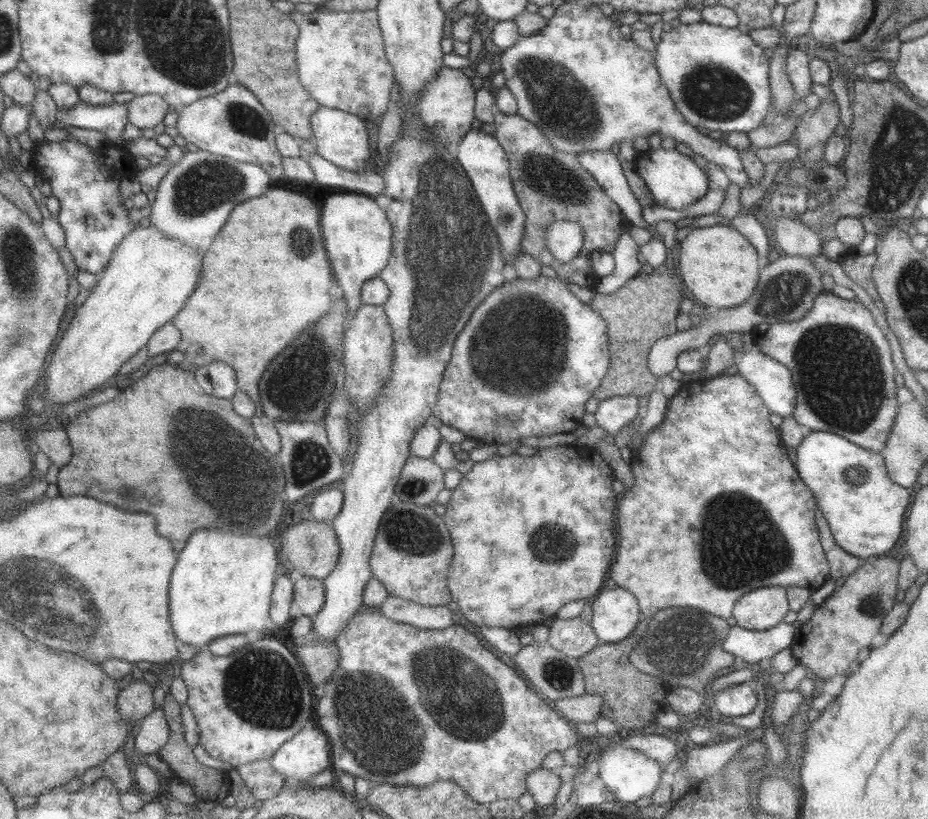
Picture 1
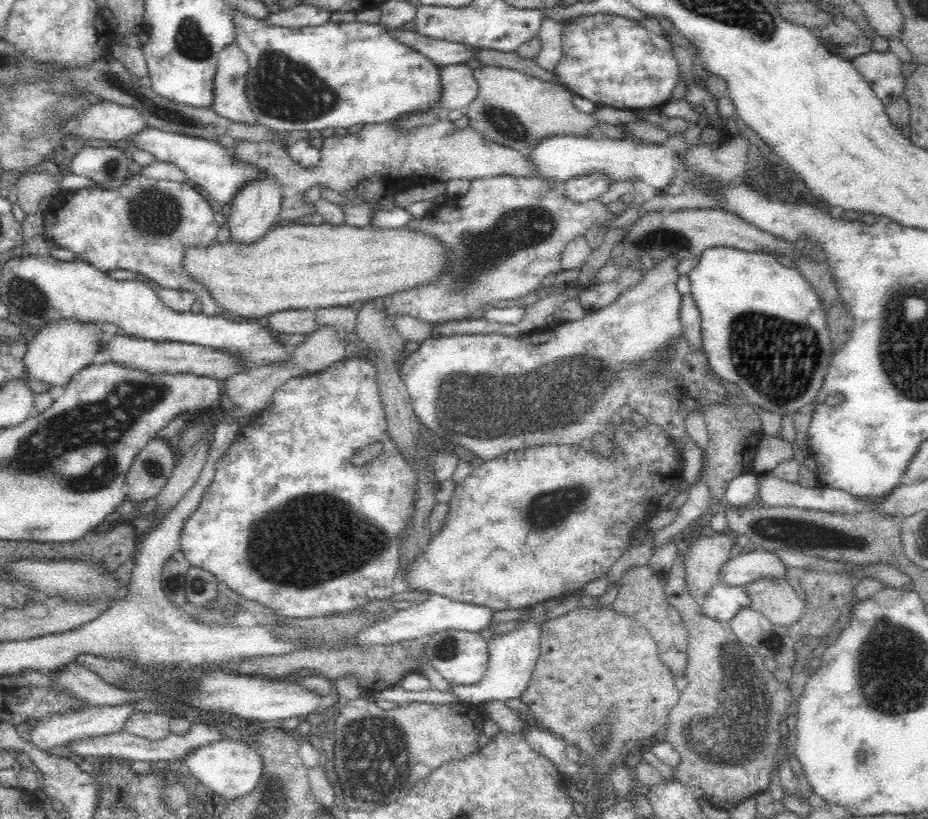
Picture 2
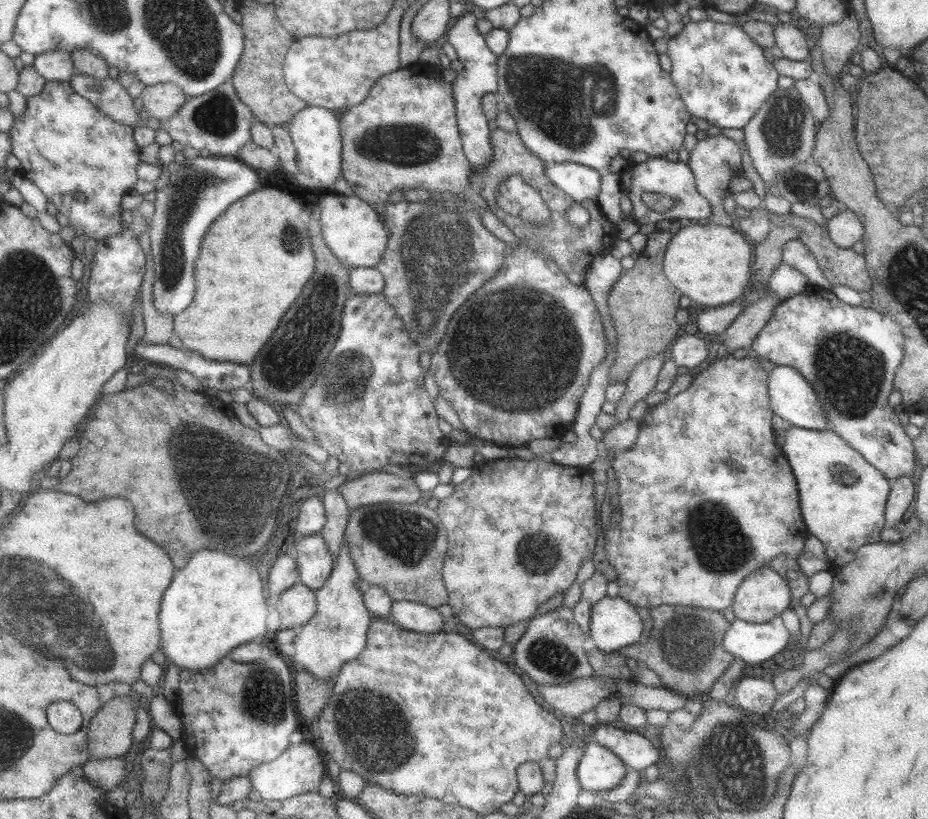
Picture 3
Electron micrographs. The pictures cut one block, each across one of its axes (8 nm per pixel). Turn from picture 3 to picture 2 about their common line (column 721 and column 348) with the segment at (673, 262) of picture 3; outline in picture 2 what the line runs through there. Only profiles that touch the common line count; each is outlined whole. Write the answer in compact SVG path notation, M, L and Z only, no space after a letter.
M295 222L278 223L270 231L268 231L260 240L252 242L252 244L240 244L239 242L232 242L231 239L226 243L212 242L210 246L192 246L186 250L182 265L184 269L190 273L190 277L194 277L196 281L204 284L204 289L208 289L208 293L212 293L214 302L220 302L224 307L224 312L232 312L244 316L249 320L254 320L254 316L266 316L266 314L277 313L280 311L294 310L294 309L317 309L328 308L331 306L353 306L357 302L371 301L373 298L383 298L396 294L396 292L404 292L404 290L412 290L416 286L422 286L426 282L434 282L436 278L440 278L446 270L446 258L448 258L448 251L444 247L444 243L430 235L424 233L422 230L410 229L404 225L400 228L386 229L382 227L372 227L368 225L365 227L348 226L344 223L331 224L322 223L319 225L303 225Z

